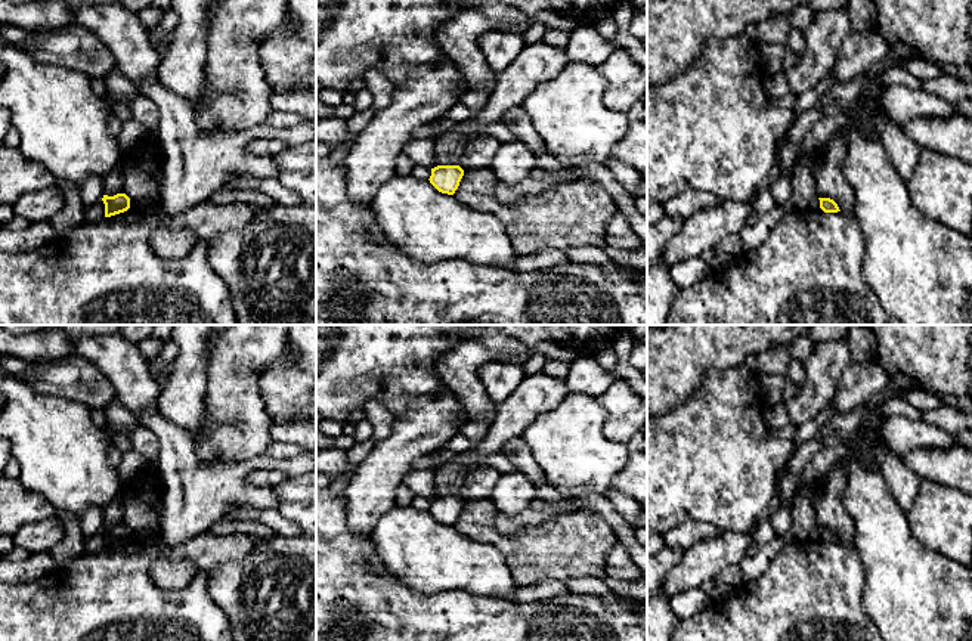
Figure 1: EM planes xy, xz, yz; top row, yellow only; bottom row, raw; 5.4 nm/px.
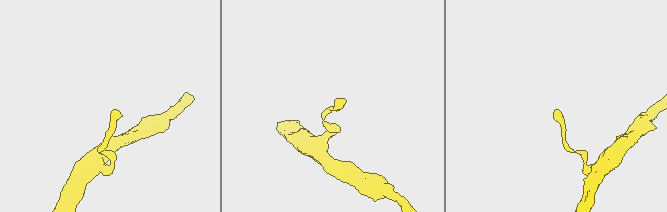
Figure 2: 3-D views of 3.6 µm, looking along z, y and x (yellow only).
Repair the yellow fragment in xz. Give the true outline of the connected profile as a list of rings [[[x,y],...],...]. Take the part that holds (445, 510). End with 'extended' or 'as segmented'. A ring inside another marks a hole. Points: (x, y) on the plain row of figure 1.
[[[437,496],[431,499],[430,514],[442,524],[454,526],[464,507],[459,496]]]; as segmented

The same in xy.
[[[117,524],[114,527],[103,526],[105,548],[111,548],[124,544],[130,539],[130,529],[126,524]]]; as segmented

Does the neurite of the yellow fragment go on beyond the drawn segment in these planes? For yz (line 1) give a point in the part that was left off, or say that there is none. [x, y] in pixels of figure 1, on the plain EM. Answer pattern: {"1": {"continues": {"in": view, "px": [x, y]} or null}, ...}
{"1": {"continues": null}}

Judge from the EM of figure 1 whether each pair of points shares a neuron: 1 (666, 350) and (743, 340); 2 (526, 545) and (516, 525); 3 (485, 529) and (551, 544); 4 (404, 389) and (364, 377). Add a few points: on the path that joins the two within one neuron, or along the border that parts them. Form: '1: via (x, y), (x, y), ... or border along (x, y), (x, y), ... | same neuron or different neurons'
1: via (686, 343), (689, 340), (724, 340) | same neuron
2: border along (553, 519), (510, 535), (502, 535), (494, 526) | different neurons
3: via (501, 542), (535, 544) | same neuron
4: via (393, 378), (374, 377) | same neuron

